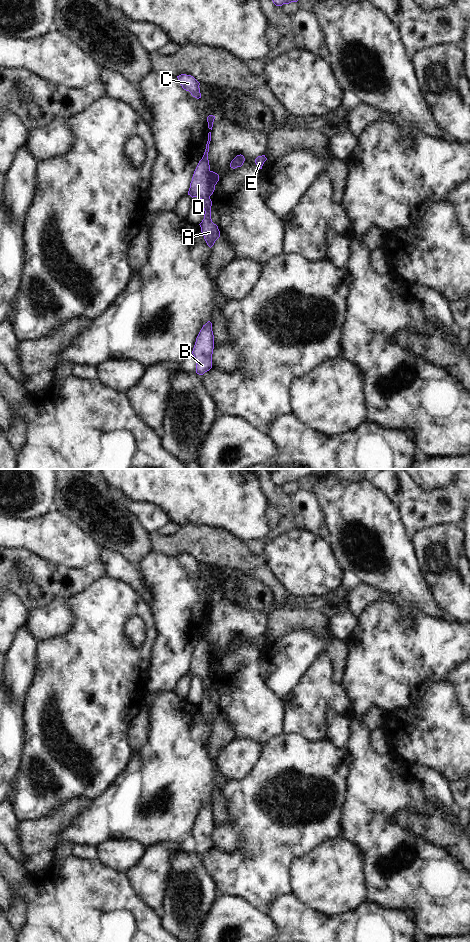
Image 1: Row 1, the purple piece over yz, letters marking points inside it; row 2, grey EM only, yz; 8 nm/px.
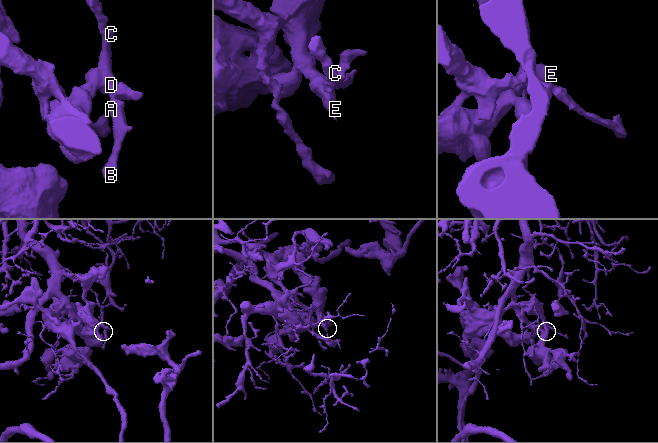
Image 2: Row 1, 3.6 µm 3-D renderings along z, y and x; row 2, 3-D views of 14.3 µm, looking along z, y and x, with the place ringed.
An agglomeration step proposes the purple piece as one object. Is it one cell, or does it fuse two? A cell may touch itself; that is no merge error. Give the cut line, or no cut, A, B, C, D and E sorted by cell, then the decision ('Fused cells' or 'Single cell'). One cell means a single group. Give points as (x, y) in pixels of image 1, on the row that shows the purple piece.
Split along yz (210, 171), (208, 179), (209, 195). Groups: A B C D / E. Fused cells.

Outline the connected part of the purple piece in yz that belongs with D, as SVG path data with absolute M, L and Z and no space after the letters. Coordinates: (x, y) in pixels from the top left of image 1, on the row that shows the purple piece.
M211 132L208 133L208 141L202 159L199 161L190 183L188 195L198 197L203 201L203 208L205 211L204 219L199 224L201 232L207 245L211 248L215 241L220 237L218 226L212 222L211 219L211 206L210 188L208 185L210 165L208 160L209 144L211 141Z

